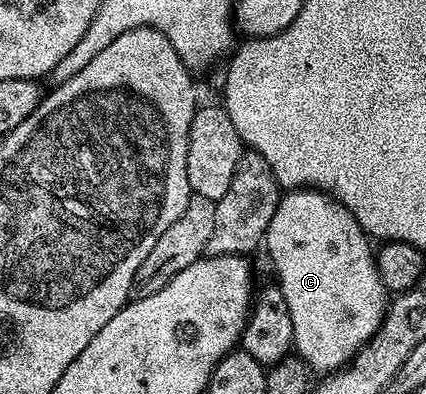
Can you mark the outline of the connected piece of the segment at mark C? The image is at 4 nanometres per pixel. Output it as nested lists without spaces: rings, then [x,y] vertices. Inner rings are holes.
[[[311,188],[287,191],[274,212],[274,220],[270,220],[270,228],[264,233],[263,245],[268,246],[276,269],[275,281],[282,296],[286,296],[290,320],[294,320],[295,353],[313,371],[321,370],[321,375],[327,376],[349,365],[352,357],[379,332],[384,313],[388,311],[390,292],[378,276],[371,244],[369,235],[341,202],[322,190]]]

